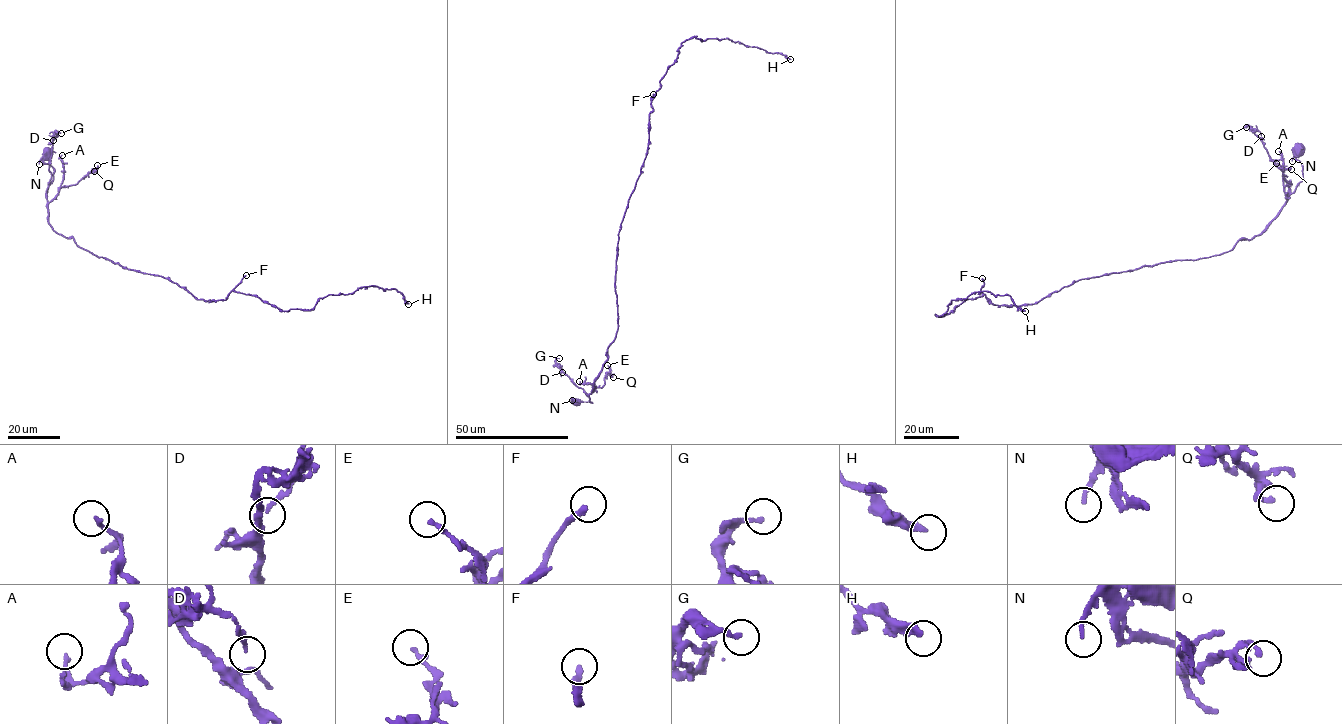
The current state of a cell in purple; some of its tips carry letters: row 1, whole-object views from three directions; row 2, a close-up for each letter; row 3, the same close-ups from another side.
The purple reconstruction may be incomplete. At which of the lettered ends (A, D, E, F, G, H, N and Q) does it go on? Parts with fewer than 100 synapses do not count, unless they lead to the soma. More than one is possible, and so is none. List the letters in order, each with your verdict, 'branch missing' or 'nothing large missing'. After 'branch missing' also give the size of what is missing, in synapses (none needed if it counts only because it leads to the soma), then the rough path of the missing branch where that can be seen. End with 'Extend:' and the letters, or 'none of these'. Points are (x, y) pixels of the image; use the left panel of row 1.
A: nothing large missing
D: nothing large missing
E: nothing large missing
F: branch missing; about 100 synapses; missing branch runs (246, 275), (267, 248), (276, 207), (260, 143), (254, 136), (258, 128), (246, 81), (248, 62)
G: nothing large missing
H: nothing large missing
N: nothing large missing
Q: nothing large missing
Extend: F

